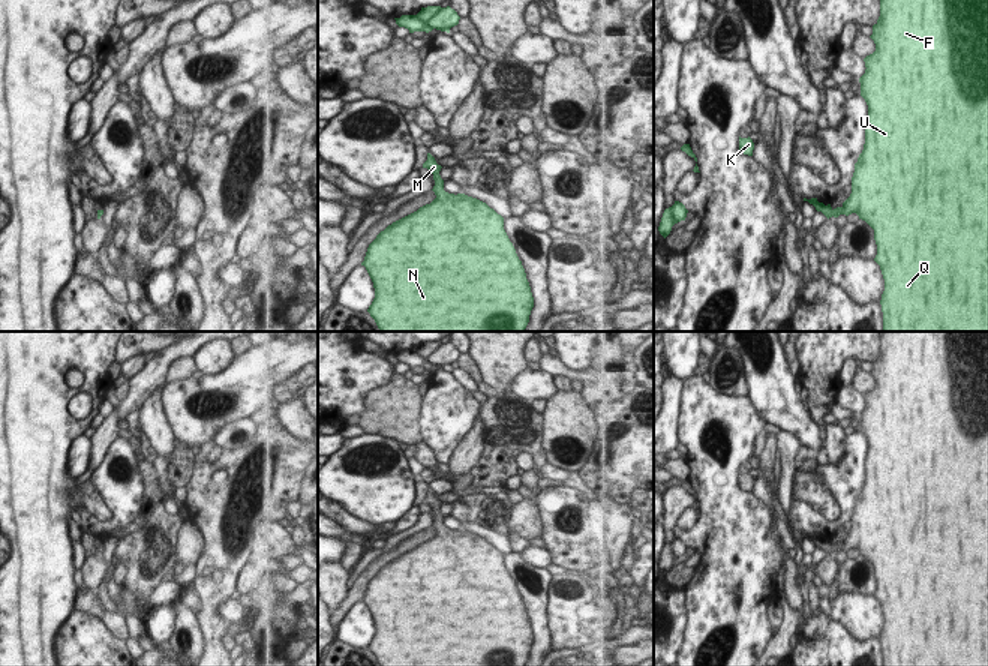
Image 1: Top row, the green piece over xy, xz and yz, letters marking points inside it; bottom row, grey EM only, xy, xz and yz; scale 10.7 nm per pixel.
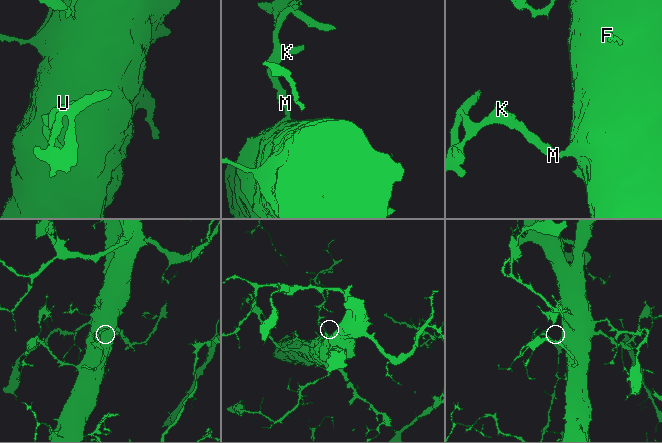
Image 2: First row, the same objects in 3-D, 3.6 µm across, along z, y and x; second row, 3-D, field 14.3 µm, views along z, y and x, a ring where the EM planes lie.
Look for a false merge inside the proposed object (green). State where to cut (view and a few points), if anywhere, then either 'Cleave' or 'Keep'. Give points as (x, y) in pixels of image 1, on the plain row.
No split. Keep.

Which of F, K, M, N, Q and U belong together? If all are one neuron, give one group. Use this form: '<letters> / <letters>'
F K M N Q U

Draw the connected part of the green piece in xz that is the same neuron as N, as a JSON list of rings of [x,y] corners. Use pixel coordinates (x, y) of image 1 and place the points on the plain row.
[[[430,489],[423,504],[433,510],[436,534],[381,567],[361,598],[375,624],[367,648],[379,666],[525,666],[534,633],[522,597],[504,566],[504,554],[477,534],[445,528],[439,512],[442,502]]]

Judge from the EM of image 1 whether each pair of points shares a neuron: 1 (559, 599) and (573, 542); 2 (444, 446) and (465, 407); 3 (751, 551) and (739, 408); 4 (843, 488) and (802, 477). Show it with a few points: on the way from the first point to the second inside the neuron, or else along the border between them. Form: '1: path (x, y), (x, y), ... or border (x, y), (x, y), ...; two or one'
1: border (579, 573), (588, 576); two
2: path (444, 437), (444, 428), (456, 416); one
3: path (729, 515), (729, 462), (733, 444); one
4: border (817, 462), (813, 473), (829, 491), (840, 515); two

